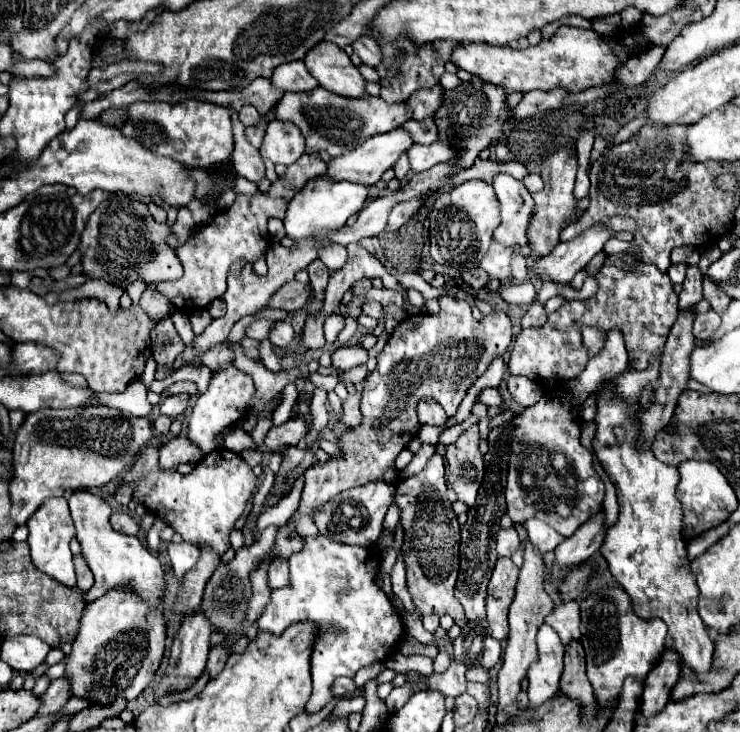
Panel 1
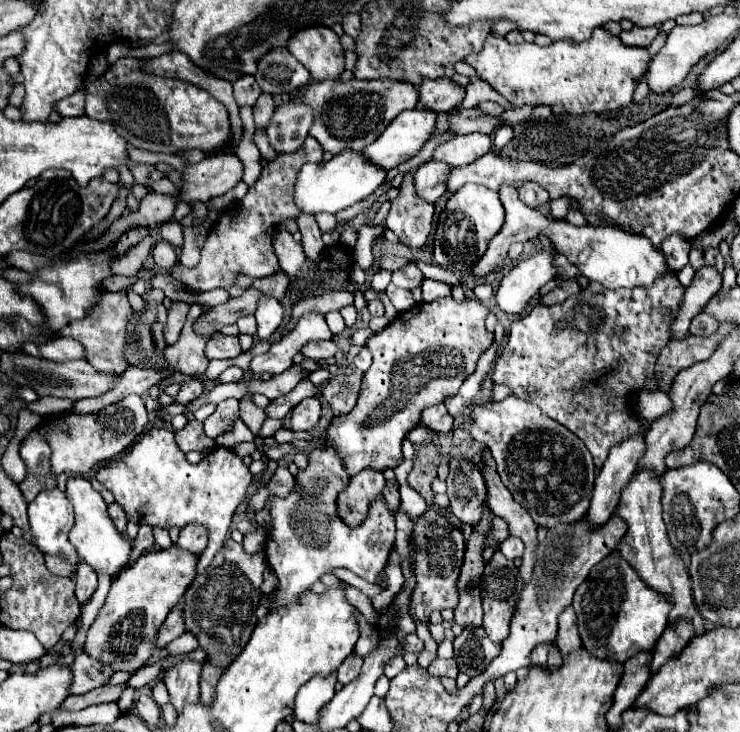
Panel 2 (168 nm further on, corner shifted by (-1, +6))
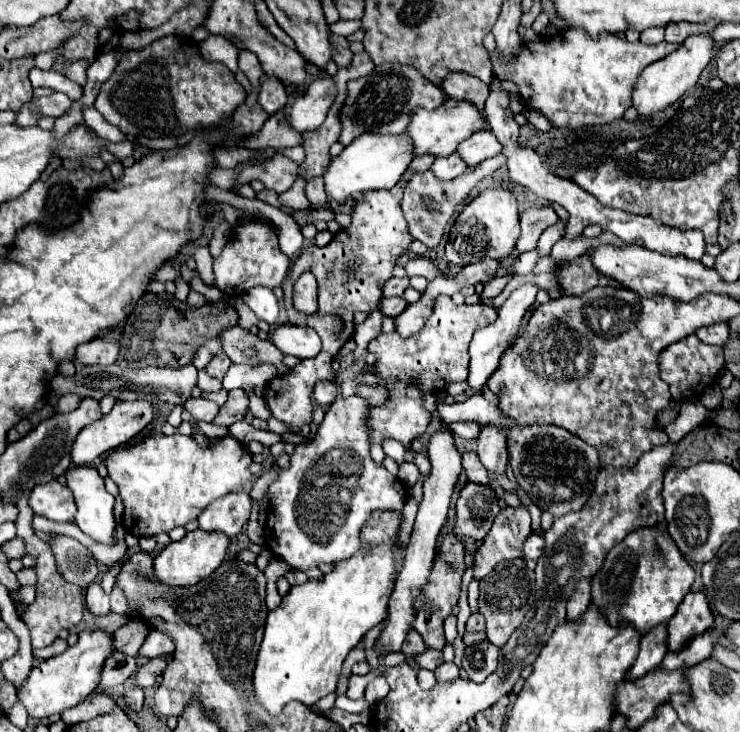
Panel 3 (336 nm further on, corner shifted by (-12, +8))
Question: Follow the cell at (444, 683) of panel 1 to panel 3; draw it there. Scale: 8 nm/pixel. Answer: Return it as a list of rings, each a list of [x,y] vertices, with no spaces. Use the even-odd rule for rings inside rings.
[[[444,662],[434,670],[434,674],[438,682],[448,682],[448,680],[456,680],[460,676],[460,670],[454,662]]]

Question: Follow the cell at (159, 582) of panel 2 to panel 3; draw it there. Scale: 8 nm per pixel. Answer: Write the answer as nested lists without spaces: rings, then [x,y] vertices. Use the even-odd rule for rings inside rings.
[[[200,528],[194,530],[194,532],[188,532],[180,542],[168,544],[154,558],[156,576],[164,584],[168,582],[170,586],[192,586],[192,584],[200,582],[202,578],[210,576],[224,562],[228,546],[230,546],[230,538],[226,534],[220,534],[218,530],[212,530],[212,534],[208,534],[208,532],[200,530]]]

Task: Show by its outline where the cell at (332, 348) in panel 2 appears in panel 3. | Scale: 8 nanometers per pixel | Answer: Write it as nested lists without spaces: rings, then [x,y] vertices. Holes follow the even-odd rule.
[[[292,324],[278,326],[270,334],[270,342],[282,354],[290,354],[290,356],[296,356],[300,360],[314,358],[322,350],[320,336],[314,330],[302,328],[302,326],[292,326]]]

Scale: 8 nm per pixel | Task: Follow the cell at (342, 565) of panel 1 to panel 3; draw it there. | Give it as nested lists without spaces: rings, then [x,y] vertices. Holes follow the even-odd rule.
[[[338,396],[330,408],[322,424],[318,426],[314,438],[310,442],[302,442],[294,446],[294,454],[290,456],[290,468],[280,468],[278,478],[270,484],[270,508],[266,522],[266,546],[272,550],[276,558],[286,560],[292,568],[304,570],[312,568],[318,562],[332,564],[336,560],[350,558],[356,550],[366,548],[360,542],[360,528],[368,520],[368,516],[376,510],[396,510],[404,508],[406,488],[404,484],[390,474],[384,466],[376,466],[370,458],[370,442],[368,442],[368,410],[372,406],[362,396],[342,398]]]

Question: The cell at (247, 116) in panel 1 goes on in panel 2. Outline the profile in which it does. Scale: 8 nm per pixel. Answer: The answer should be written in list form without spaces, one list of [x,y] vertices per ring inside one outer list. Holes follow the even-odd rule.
[[[241,76],[233,84],[233,92],[235,92],[235,100],[239,106],[253,106],[257,98],[261,96],[261,88],[253,76]]]

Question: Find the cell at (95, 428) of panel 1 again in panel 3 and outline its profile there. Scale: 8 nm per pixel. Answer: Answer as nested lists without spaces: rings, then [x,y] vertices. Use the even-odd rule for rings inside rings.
[[[136,400],[136,402],[116,402],[112,412],[104,414],[100,420],[92,422],[90,426],[82,428],[76,442],[74,442],[74,448],[72,448],[72,462],[76,466],[84,466],[84,464],[90,464],[92,460],[96,460],[100,454],[128,442],[132,436],[136,436],[148,422],[152,420],[152,404],[146,402],[146,400]]]

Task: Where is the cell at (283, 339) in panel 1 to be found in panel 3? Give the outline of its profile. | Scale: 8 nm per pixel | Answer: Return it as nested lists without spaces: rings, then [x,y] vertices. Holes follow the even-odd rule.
[[[256,286],[252,290],[248,290],[244,294],[244,302],[252,308],[252,312],[256,312],[256,316],[268,324],[274,324],[280,312],[280,302],[276,300],[276,296],[262,286]]]

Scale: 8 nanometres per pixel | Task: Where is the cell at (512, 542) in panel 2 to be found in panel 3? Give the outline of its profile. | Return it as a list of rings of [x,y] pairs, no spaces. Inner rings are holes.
[[[532,534],[524,544],[524,558],[538,560],[542,556],[542,552],[544,552],[544,536]]]

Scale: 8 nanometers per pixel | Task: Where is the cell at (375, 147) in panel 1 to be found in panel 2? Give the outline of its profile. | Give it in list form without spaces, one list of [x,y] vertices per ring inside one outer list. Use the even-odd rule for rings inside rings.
[[[423,108],[401,112],[389,124],[389,128],[385,128],[385,132],[363,150],[363,156],[383,170],[391,170],[407,162],[431,136],[435,128],[435,116],[435,112]]]

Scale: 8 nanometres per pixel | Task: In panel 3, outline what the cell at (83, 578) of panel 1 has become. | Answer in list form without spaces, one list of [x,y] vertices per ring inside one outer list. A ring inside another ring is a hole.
[[[90,584],[86,588],[84,606],[94,616],[106,616],[106,614],[110,614],[110,600],[108,600],[108,596],[104,594],[104,590],[98,584]]]

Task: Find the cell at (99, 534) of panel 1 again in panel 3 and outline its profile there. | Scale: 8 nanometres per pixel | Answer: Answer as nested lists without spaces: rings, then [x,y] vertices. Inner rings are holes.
[[[72,466],[66,470],[66,484],[76,500],[76,524],[92,540],[112,544],[114,496],[106,492],[104,478],[92,466]]]

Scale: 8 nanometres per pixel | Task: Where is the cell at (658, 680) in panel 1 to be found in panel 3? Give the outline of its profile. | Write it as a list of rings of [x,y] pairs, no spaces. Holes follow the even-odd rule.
[[[688,592],[676,614],[668,622],[668,650],[676,652],[696,634],[710,630],[714,614],[704,592]]]

